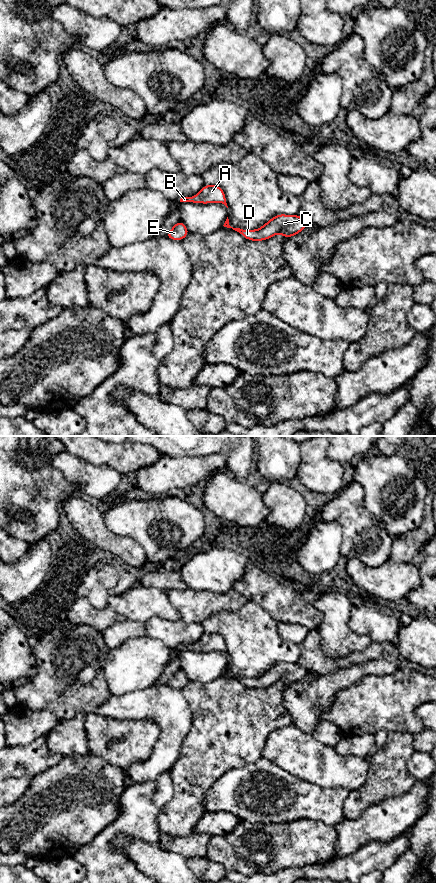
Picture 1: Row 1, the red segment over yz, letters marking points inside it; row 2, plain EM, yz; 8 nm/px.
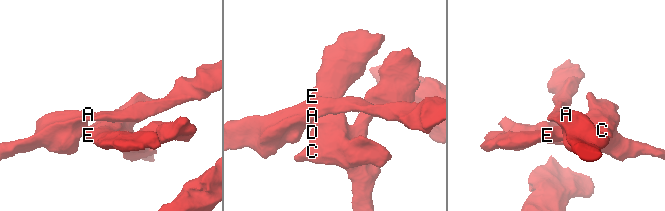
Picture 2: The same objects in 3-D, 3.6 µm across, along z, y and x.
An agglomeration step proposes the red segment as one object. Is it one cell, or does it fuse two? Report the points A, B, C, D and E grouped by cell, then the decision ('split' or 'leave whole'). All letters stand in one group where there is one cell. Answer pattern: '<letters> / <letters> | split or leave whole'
A B / C D E | split

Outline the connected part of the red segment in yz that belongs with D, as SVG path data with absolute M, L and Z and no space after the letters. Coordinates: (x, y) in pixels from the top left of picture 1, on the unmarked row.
M279 662L279 663L271 666L265 673L261 674L261 675L260 675L259 677L257 677L257 678L243 678L243 677L240 677L240 676L233 676L233 675L231 675L230 673L227 674L226 671L224 671L223 674L224 674L224 675L227 675L227 676L232 676L233 678L239 680L245 687L248 687L248 688L251 688L251 689L262 689L262 688L267 688L267 687L271 686L272 684L274 684L274 683L276 683L276 682L281 682L281 683L283 683L283 684L285 684L286 686L290 686L290 685L292 685L292 684L300 681L300 680L307 674L307 672L308 672L308 670L307 670L305 667L302 667L298 662L296 662L296 663Z

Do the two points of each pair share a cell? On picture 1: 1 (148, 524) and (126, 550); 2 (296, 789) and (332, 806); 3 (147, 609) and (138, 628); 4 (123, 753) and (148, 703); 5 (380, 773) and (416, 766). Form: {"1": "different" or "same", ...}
{"1": "different", "2": "same", "3": "different", "4": "different", "5": "different"}

